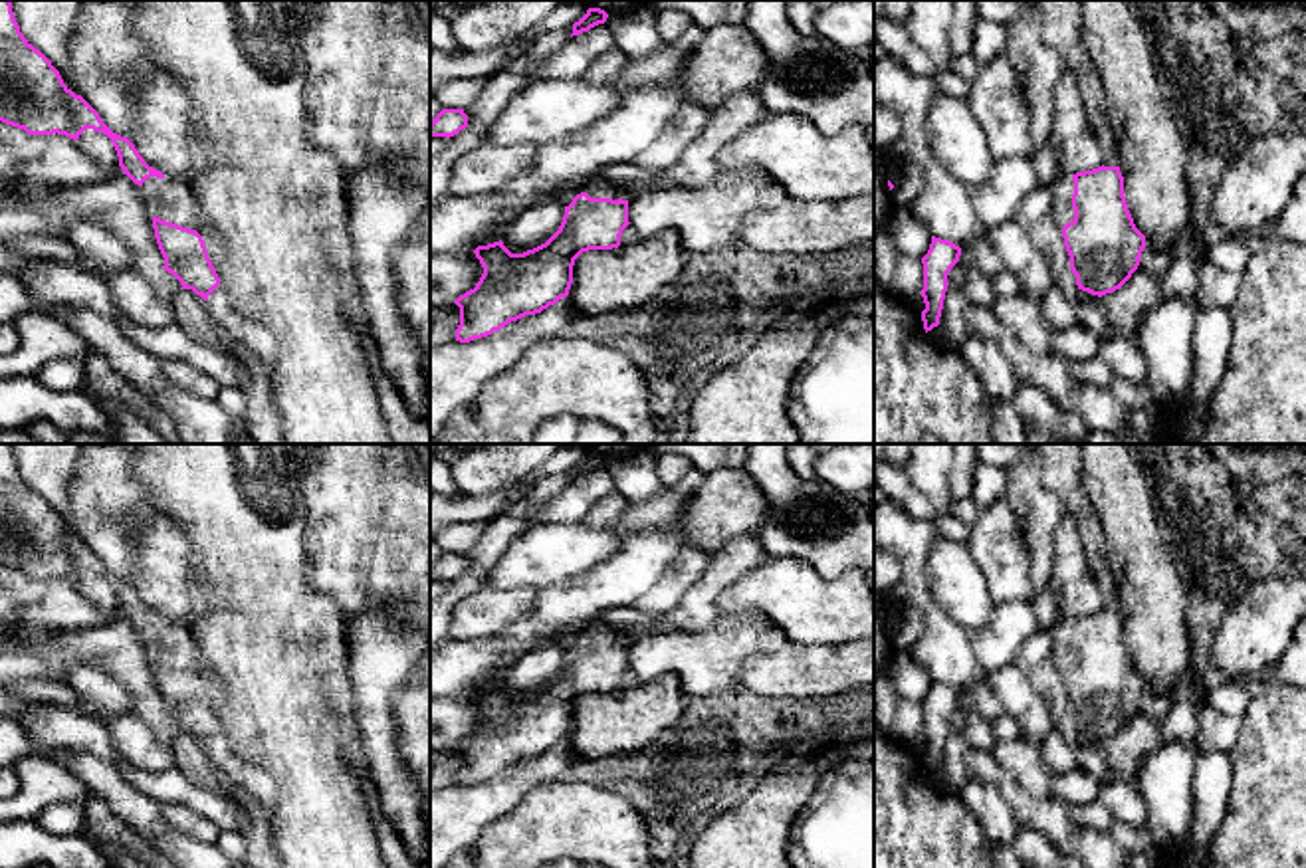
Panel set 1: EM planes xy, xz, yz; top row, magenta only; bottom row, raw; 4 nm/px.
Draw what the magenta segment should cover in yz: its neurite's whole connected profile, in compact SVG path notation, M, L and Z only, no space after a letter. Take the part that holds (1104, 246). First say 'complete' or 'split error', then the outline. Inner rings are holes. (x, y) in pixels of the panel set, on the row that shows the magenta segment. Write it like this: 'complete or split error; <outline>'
split error; M1102 164L1072 176L1058 172L1052 192L1078 289L1098 297L1120 289L1145 248L1126 204L1120 166Z

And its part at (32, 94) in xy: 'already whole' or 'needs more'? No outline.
needs more

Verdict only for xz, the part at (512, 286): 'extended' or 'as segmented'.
extended

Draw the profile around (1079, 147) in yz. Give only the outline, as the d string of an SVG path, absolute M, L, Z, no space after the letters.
M1064 69L1052 85L1052 129L1048 137L1060 164L1060 172L1076 174L1102 166L1104 159L1116 149L1110 127L1090 125L1084 97L1076 75Z

